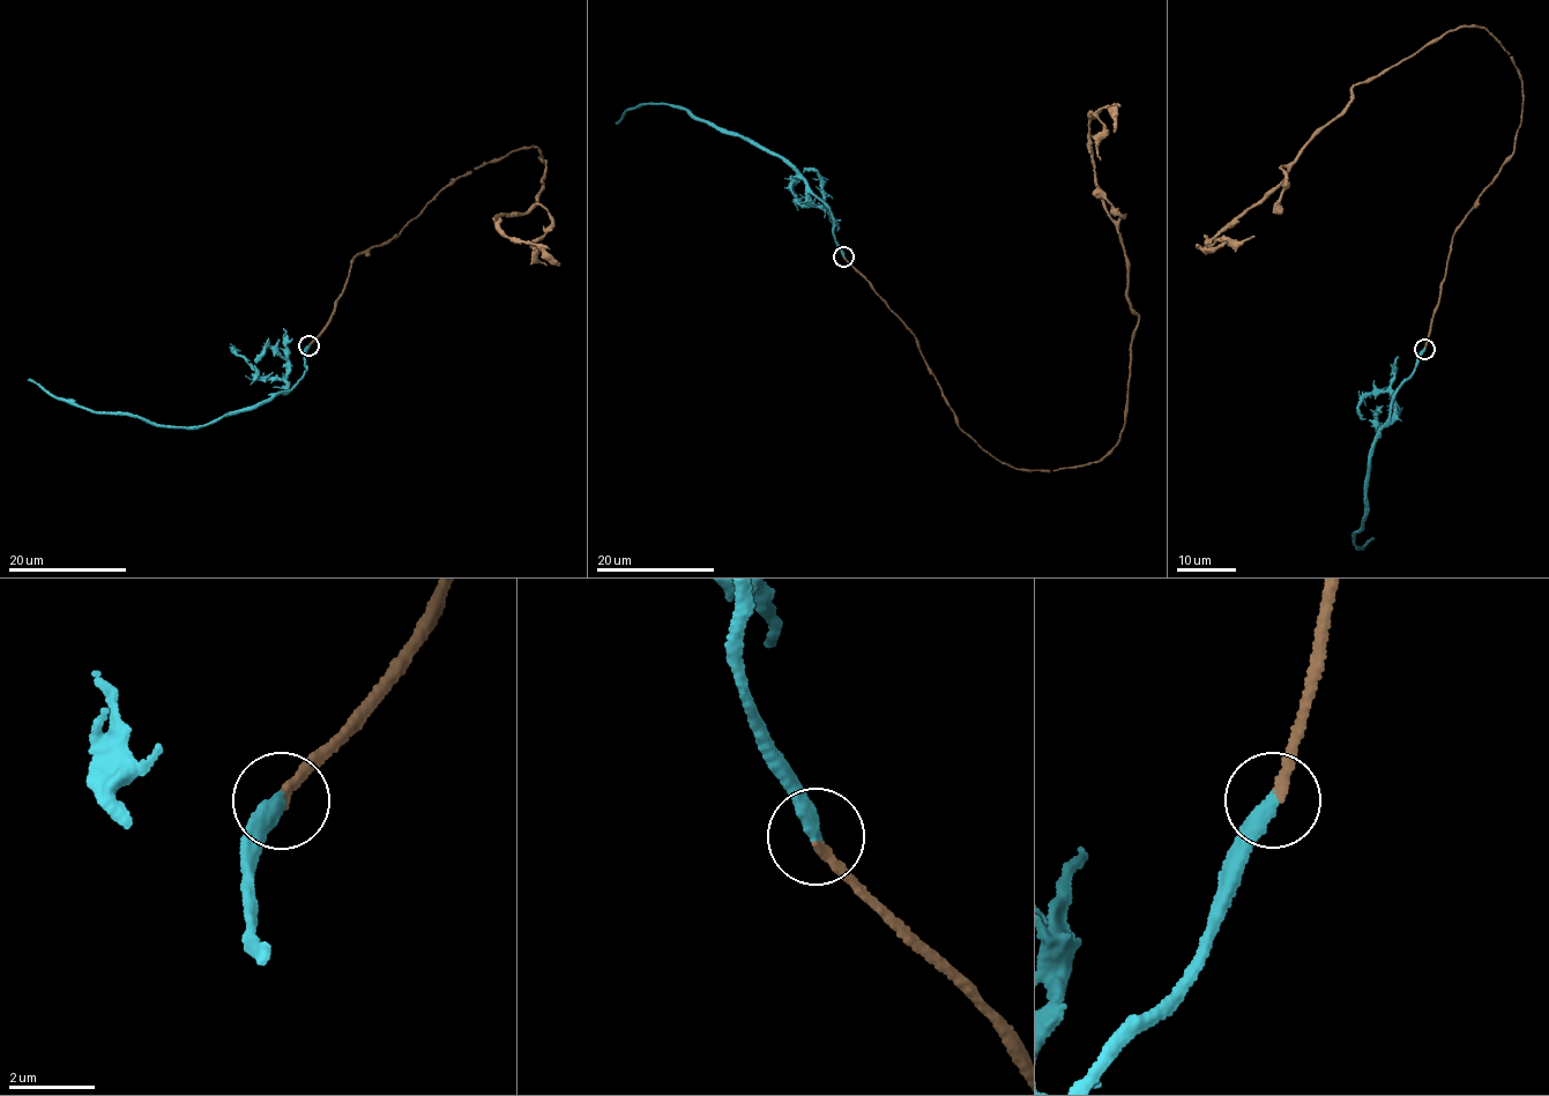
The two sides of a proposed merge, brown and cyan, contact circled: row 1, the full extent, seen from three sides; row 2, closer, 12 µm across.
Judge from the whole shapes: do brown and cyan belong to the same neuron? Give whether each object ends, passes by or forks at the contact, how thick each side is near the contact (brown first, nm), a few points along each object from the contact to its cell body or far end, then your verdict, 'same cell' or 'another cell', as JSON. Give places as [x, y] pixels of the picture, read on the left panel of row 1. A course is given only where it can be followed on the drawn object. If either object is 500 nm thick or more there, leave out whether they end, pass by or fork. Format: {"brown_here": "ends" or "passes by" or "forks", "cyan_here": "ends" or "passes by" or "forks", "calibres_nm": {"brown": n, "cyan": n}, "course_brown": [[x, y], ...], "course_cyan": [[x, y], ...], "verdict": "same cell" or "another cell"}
{"brown_here": "ends", "cyan_here": "ends", "calibres_nm": {"brown": 220, "cyan": 400}, "course_brown": [[308, 345], [357, 255], [381, 246], [456, 179], [533, 146], [546, 162], [536, 203], [493, 220], [557, 263]], "course_cyan": [[308, 345], [306, 370], [292, 388], [195, 427], [101, 414], [58, 400], [28, 380]], "verdict": "same cell"}

